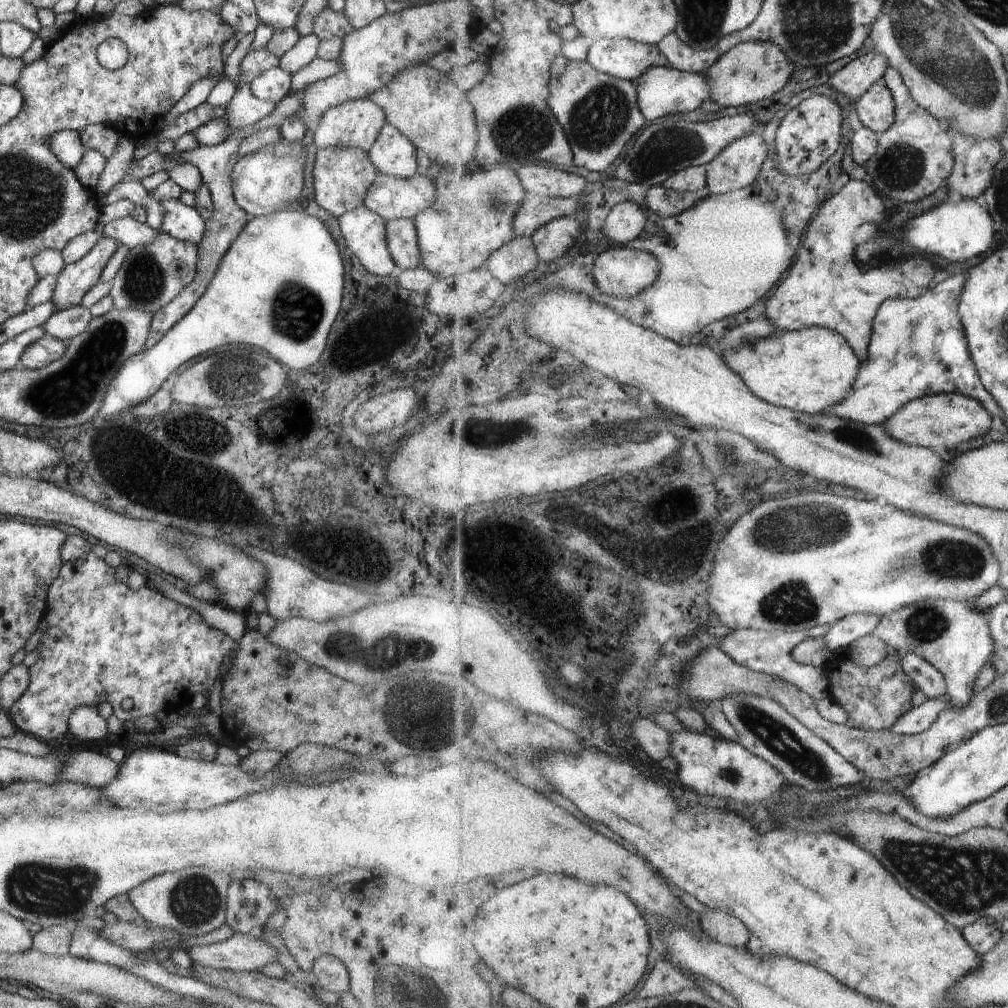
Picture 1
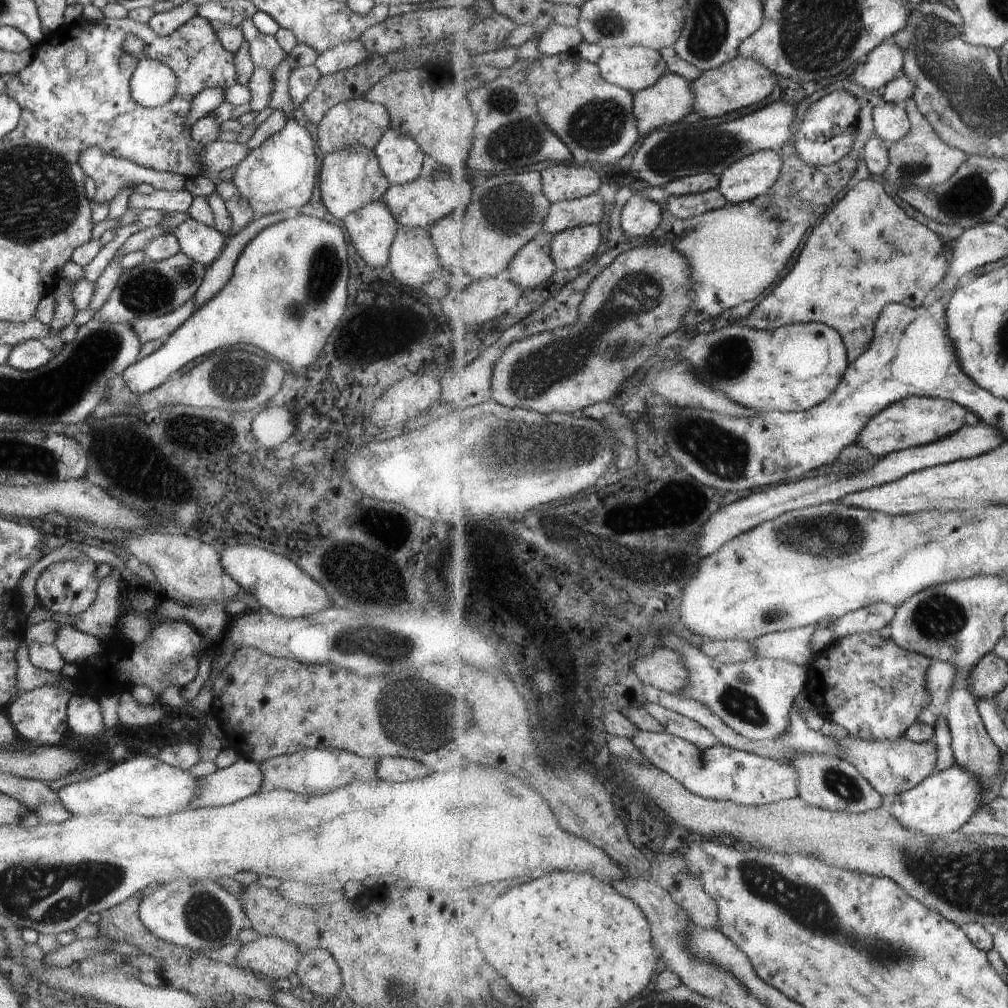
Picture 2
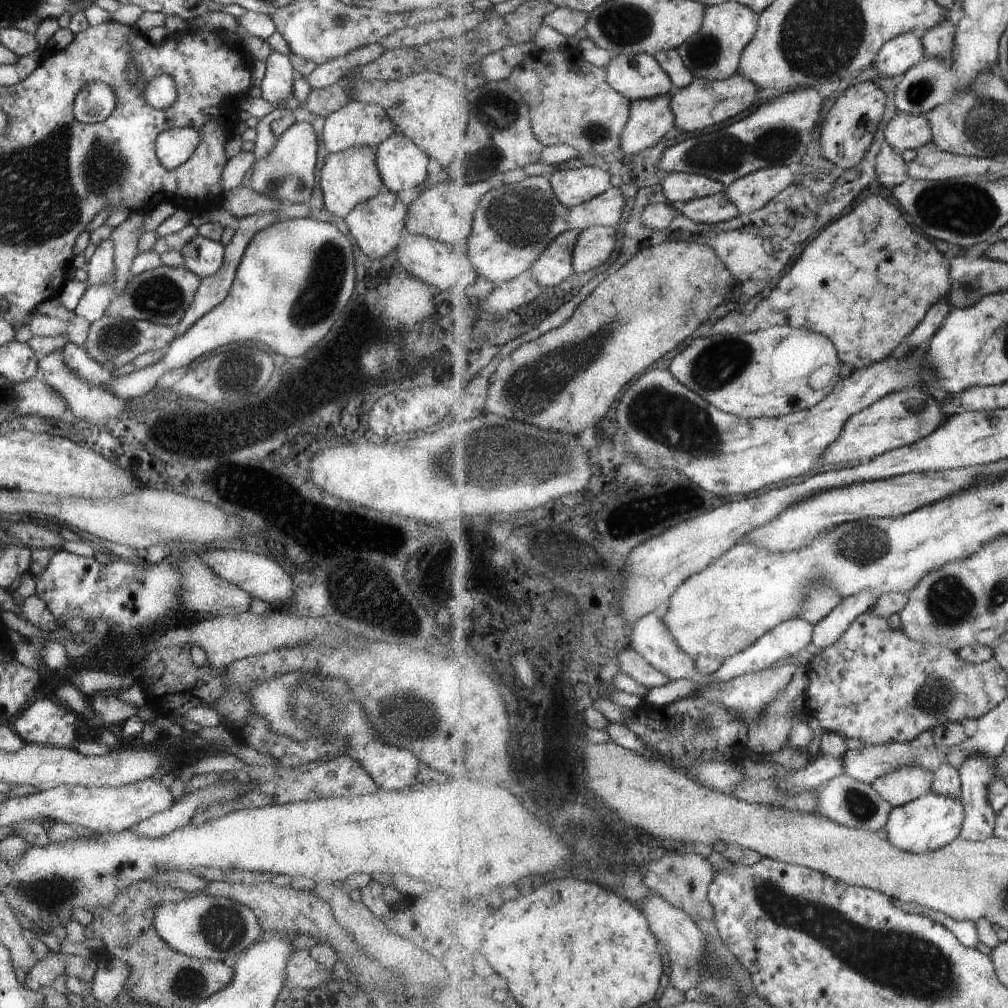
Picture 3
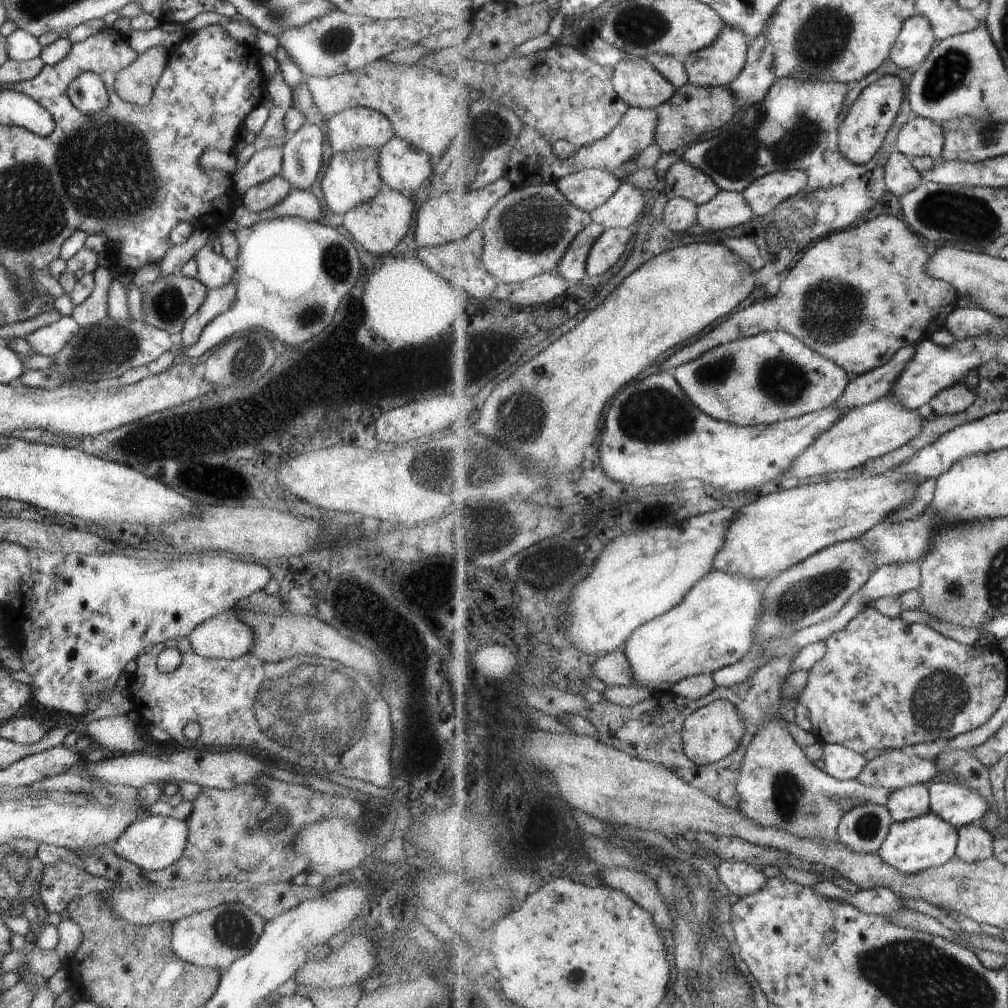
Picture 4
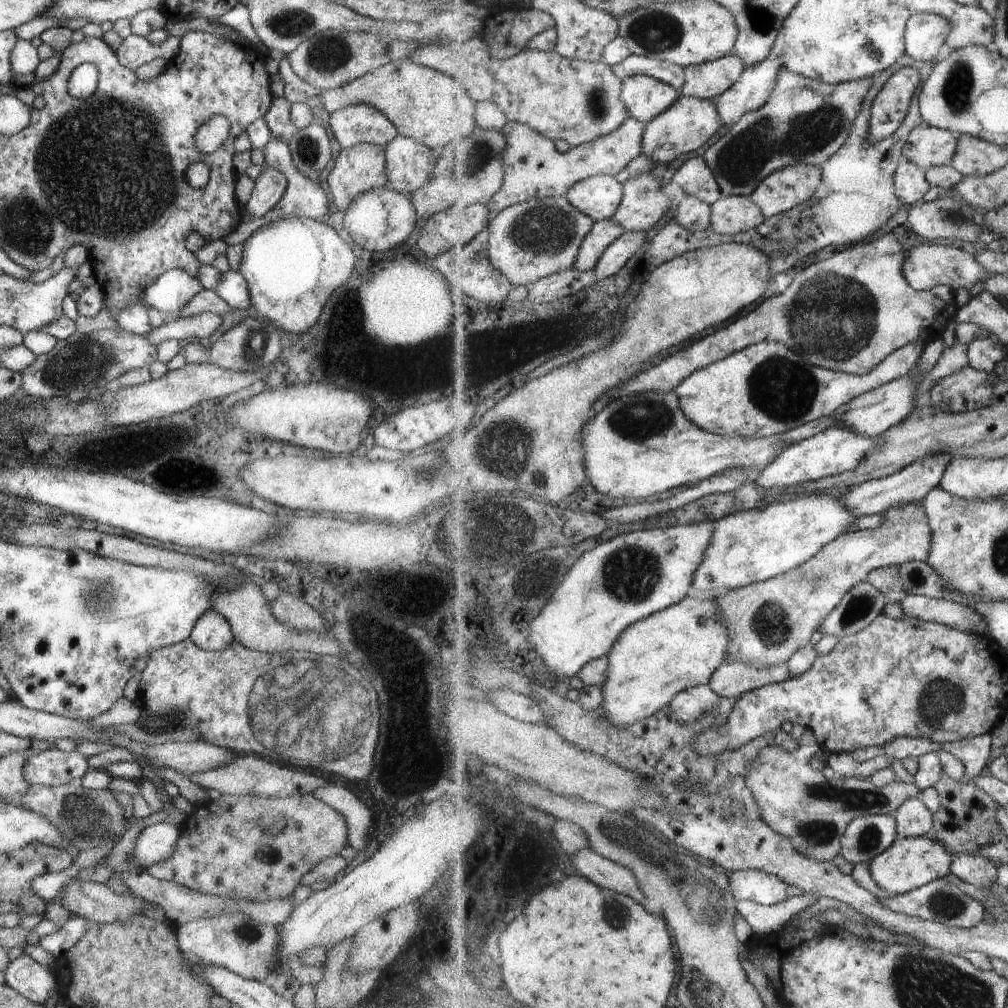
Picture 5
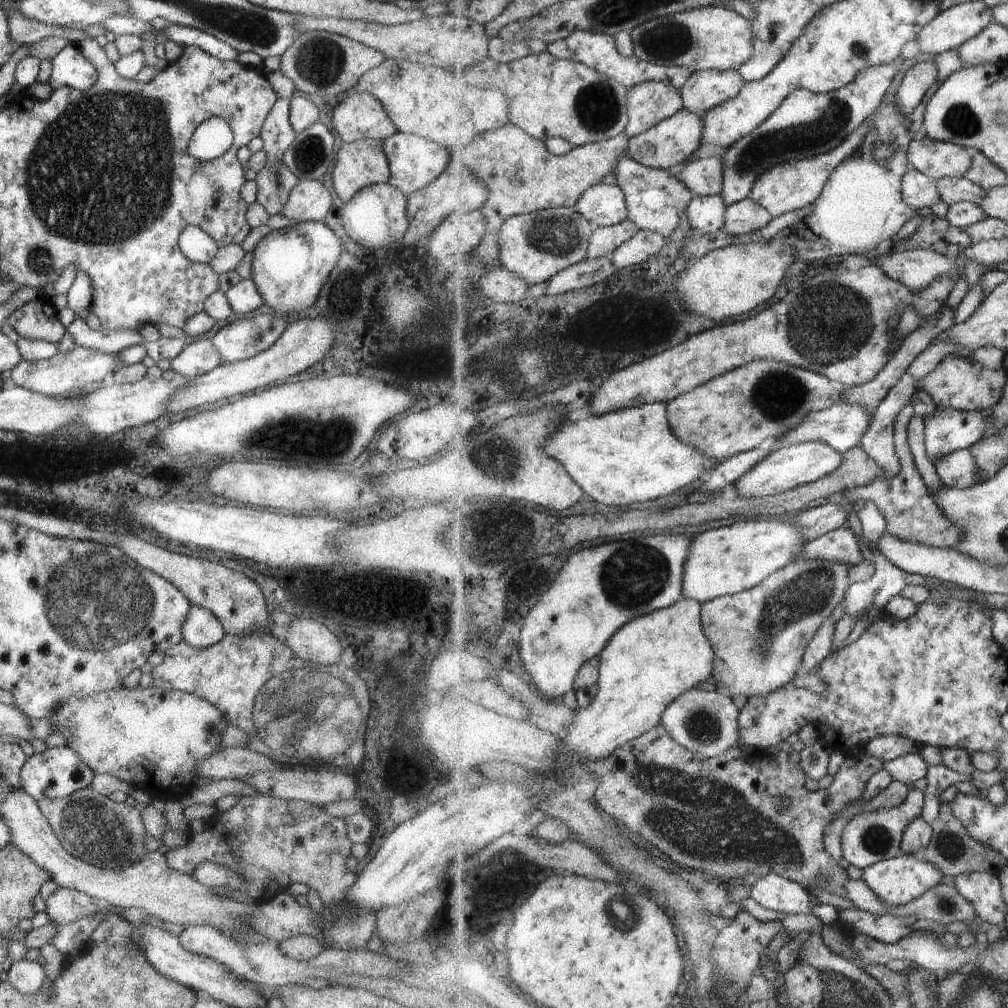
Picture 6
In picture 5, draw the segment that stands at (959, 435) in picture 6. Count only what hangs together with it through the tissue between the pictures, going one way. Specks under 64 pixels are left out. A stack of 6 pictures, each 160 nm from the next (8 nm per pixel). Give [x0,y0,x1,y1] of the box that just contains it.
[840,453,951,517]

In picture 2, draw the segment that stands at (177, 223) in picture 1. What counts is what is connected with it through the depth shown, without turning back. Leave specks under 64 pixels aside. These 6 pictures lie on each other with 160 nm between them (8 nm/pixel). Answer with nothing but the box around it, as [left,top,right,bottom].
[172,217,224,268]

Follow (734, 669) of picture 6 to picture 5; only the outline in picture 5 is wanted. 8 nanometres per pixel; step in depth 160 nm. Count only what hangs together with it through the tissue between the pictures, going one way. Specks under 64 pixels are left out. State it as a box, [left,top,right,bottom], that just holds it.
[714,500,932,669]

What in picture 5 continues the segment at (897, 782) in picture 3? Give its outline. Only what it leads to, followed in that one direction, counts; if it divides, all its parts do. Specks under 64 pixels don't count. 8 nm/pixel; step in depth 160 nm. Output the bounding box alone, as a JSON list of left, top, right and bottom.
[894,797,934,838]

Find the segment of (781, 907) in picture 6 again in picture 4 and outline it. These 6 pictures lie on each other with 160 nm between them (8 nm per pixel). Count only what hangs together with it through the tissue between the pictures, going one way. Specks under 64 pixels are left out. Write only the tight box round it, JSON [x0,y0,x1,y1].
[716,860,768,898]

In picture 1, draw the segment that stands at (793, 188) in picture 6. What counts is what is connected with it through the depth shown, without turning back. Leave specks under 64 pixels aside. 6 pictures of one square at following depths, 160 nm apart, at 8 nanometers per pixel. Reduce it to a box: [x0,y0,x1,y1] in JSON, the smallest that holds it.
[707,133,769,195]

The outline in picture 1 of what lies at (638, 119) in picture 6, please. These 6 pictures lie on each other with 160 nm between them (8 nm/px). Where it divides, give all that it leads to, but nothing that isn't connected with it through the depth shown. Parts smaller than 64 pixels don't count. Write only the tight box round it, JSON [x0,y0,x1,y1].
[588,39,670,82]

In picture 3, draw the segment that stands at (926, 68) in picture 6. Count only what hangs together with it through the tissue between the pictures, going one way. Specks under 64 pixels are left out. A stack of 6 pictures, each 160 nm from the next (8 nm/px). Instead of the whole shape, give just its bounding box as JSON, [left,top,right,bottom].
[819,81,885,169]

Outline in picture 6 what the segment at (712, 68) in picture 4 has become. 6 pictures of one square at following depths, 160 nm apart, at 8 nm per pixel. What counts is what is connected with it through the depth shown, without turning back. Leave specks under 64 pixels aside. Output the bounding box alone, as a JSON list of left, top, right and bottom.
[680,70,745,118]

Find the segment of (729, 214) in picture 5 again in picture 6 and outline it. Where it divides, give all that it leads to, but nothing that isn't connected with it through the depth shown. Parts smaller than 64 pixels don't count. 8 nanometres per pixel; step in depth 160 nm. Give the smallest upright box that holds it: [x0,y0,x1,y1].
[723,196,774,235]

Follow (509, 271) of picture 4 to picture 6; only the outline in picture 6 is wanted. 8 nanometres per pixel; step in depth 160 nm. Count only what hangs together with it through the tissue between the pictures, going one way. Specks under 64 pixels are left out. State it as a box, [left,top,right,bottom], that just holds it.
[500,207,595,285]

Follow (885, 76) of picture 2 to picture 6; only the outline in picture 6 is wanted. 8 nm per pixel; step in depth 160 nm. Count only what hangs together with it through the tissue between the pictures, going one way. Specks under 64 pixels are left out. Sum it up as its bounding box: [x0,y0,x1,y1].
[917,1,993,54]

